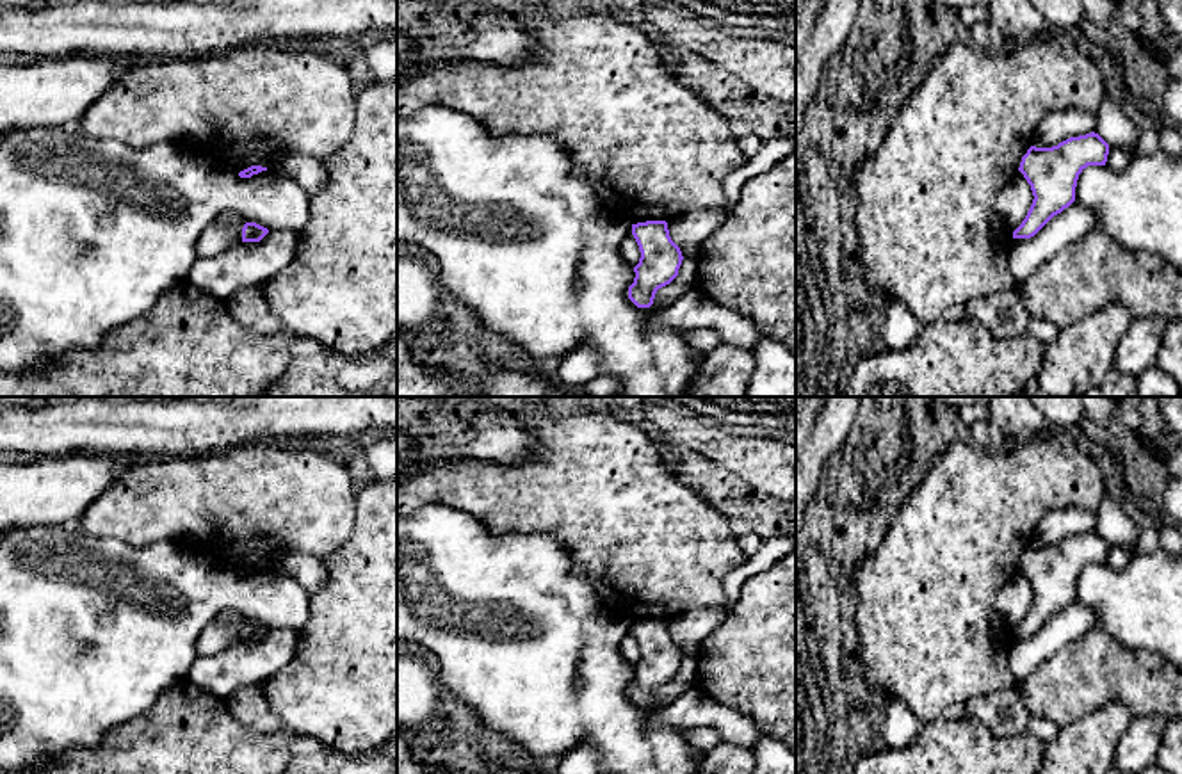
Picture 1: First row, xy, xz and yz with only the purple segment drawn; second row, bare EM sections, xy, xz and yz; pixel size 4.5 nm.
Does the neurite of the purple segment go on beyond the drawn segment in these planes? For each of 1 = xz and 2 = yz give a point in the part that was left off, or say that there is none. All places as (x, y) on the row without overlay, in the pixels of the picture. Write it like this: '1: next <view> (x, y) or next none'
1: next none
2: next none

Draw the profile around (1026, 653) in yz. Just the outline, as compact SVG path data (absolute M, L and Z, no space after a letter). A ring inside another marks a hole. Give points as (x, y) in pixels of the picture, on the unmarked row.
M1073 600L1061 612L1054 614L1034 635L1013 637L1008 648L1008 667L1016 680L1024 680L1059 648L1095 626L1095 612Z

